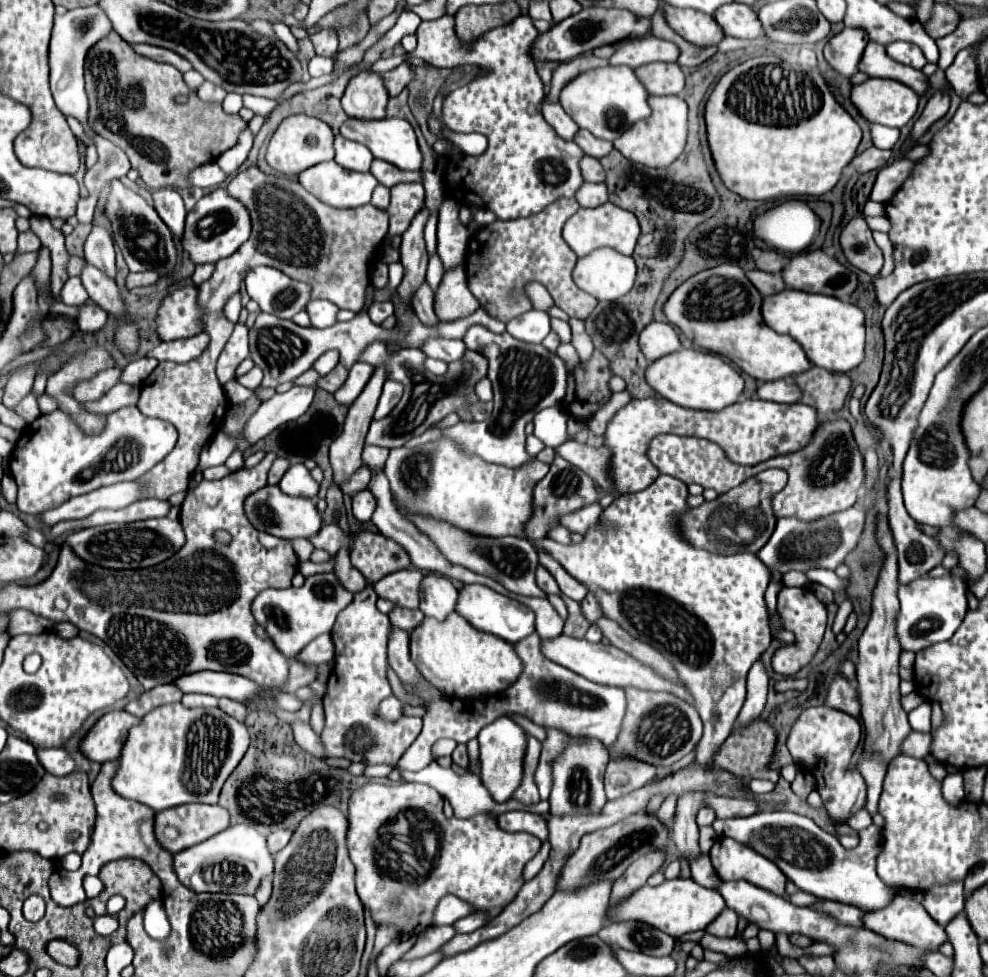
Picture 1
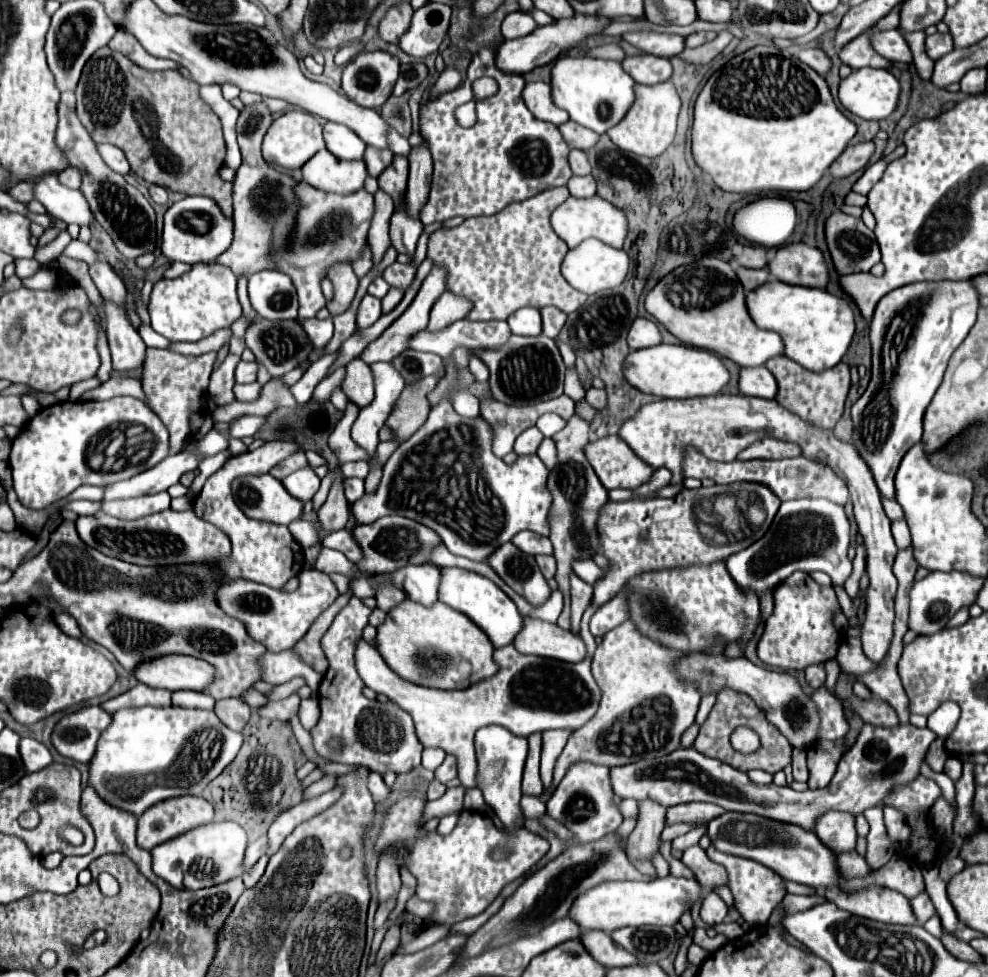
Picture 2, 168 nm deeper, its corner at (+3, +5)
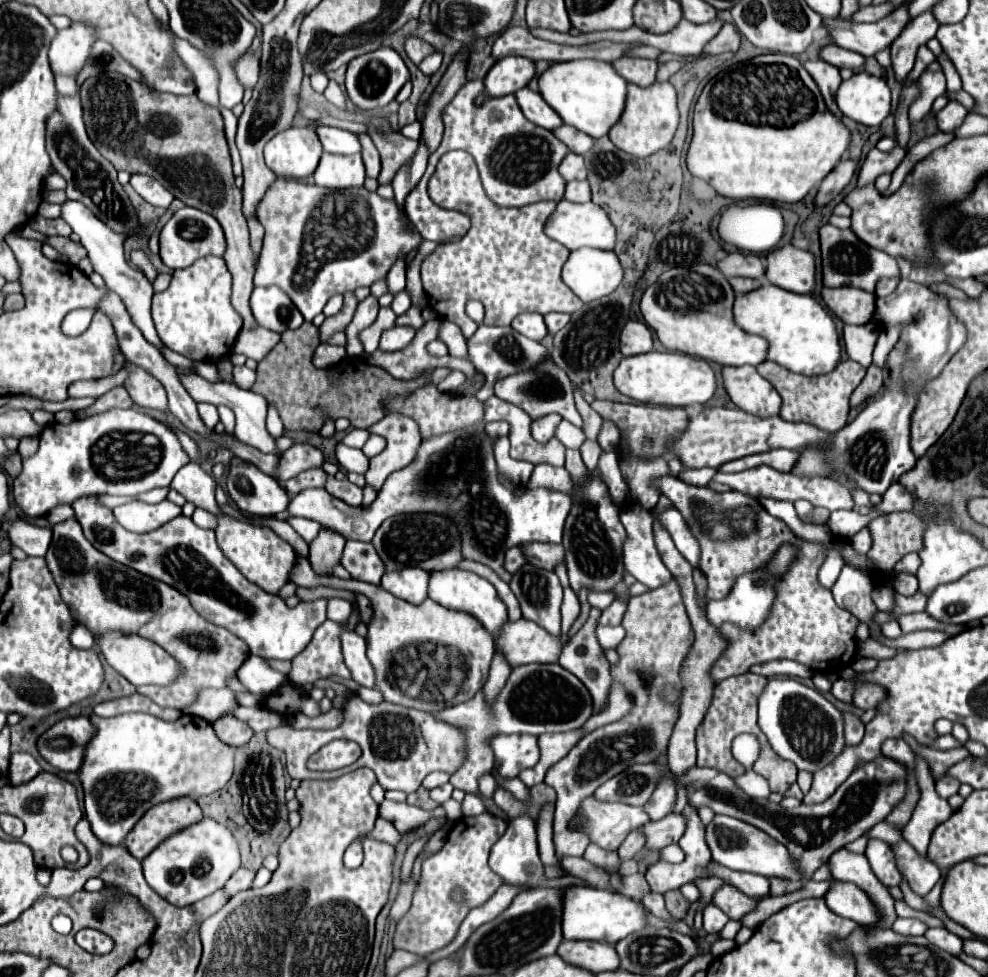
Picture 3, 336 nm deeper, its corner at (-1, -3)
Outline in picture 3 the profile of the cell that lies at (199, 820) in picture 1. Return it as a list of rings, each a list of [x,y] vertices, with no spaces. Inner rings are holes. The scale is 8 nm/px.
[[[172,799],[168,803],[160,803],[140,819],[124,843],[128,851],[142,861],[170,835],[202,821],[202,817],[204,815],[194,799]]]

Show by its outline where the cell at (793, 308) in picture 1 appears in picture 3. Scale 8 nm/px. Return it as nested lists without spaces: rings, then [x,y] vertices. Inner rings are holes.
[[[764,283],[764,287],[736,297],[736,323],[748,333],[756,333],[768,339],[768,359],[786,367],[792,373],[806,377],[826,375],[840,363],[840,335],[834,317],[812,297],[788,293],[776,285]]]

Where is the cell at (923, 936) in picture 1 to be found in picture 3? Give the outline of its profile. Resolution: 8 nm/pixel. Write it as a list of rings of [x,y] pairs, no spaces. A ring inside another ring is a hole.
[[[840,881],[834,883],[836,887],[832,887],[832,891],[828,891],[828,895],[824,897],[830,911],[834,911],[840,917],[856,921],[858,925],[872,925],[872,923],[876,925],[882,921],[880,909],[866,891],[862,891],[852,883],[840,883]]]

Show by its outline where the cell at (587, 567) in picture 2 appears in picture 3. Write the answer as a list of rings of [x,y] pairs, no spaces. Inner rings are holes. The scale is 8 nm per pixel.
[[[590,591],[588,595],[588,603],[592,607],[598,607],[598,609],[606,609],[612,601],[614,601],[616,593],[614,591]]]

